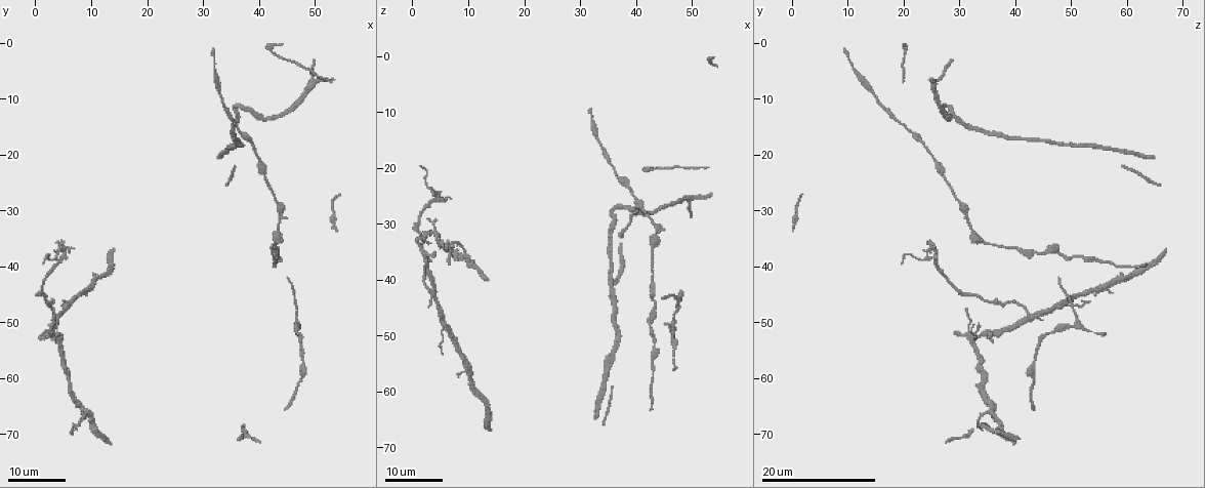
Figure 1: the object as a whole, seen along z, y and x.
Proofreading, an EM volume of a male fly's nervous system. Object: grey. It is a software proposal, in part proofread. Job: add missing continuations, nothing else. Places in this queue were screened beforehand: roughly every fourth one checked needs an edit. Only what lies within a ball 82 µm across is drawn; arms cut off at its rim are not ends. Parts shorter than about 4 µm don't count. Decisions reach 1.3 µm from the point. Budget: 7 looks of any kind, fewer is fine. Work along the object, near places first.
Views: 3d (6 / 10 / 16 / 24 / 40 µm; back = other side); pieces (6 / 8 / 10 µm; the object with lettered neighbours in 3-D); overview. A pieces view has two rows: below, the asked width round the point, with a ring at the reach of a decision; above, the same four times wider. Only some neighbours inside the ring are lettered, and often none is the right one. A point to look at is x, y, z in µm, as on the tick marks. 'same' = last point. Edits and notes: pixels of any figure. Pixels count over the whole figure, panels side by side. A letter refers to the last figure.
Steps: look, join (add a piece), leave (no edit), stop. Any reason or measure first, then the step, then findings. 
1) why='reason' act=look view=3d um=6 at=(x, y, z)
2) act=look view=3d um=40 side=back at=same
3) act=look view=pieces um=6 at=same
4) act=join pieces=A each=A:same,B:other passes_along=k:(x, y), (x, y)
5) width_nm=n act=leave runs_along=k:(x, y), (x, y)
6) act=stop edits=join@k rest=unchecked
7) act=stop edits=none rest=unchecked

why='long arm stops here' act=look view=3d um=16 at=(1.0, 39.5, 20.0)

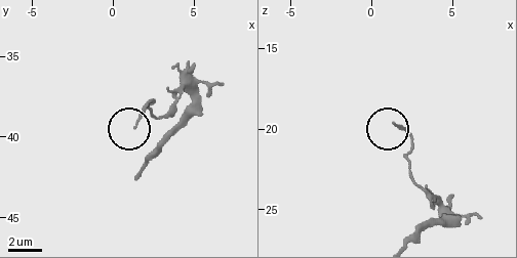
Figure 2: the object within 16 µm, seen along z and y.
act=look view=pieces um=10 at=(1.4, 39.3, 19.6)

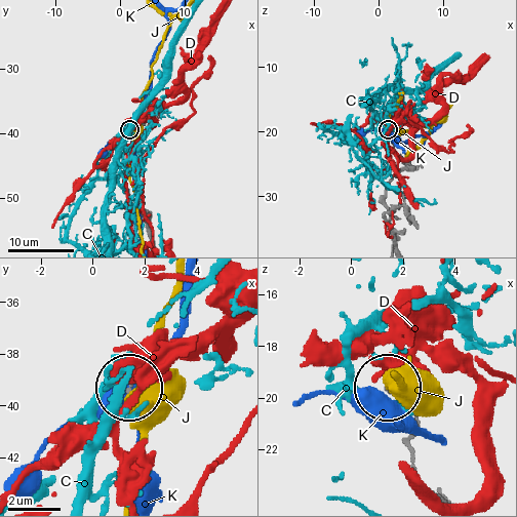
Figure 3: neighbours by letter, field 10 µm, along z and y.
width_nm=100 act=leave each=C:other,D:other,J:other,K:other found='none of them fits'

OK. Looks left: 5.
why='thin end' act=look view=3d um=16 at=(2.5, 52.0, 29.0)

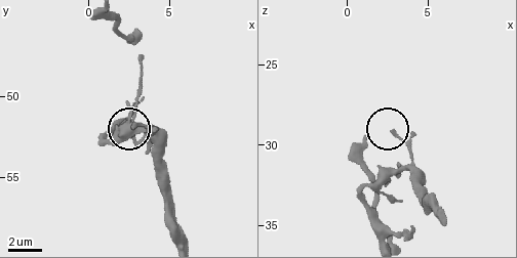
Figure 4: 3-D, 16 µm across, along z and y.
why='see the neighbours' act=look view=pieces um=8 at=(2.7, 51.7, 29.3)

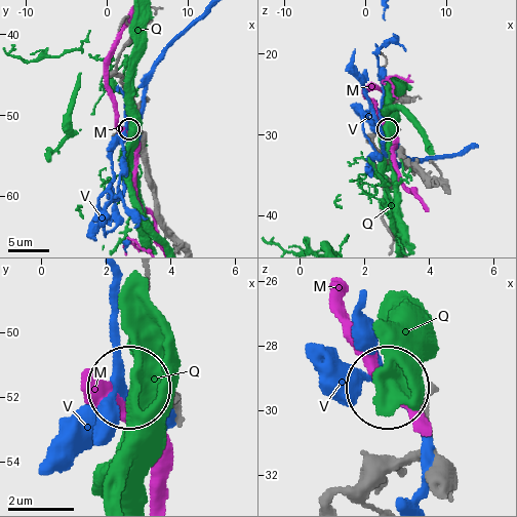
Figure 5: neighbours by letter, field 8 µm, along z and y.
act=leave each=M:other,Q:other,V:other found='none of them fits'

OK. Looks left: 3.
why='thin end' act=look view=3d um=16 at=(45.0, 42.0, 47.5)

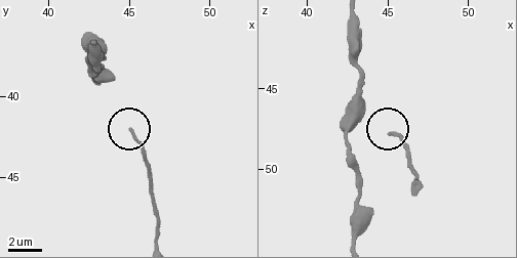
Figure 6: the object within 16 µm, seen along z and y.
act=look view=pieces um=8 at=(45.1, 42.0, 47.7)

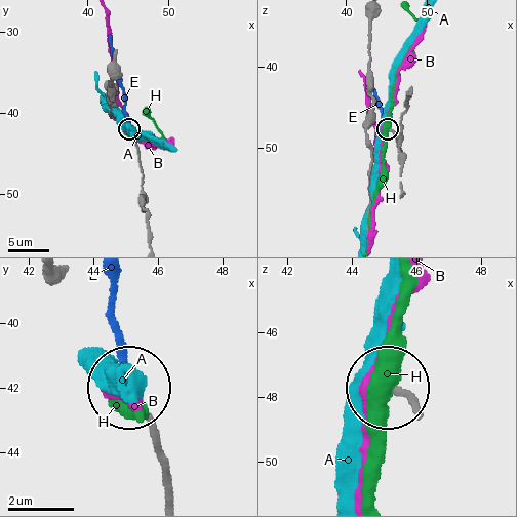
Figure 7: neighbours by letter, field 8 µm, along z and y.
width_nm=160 act=join pieces=E each=A:other,B:other,E:same,H:other found='it goes on there'

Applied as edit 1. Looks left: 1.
act=stop edits=join@7 rest=unchecked

